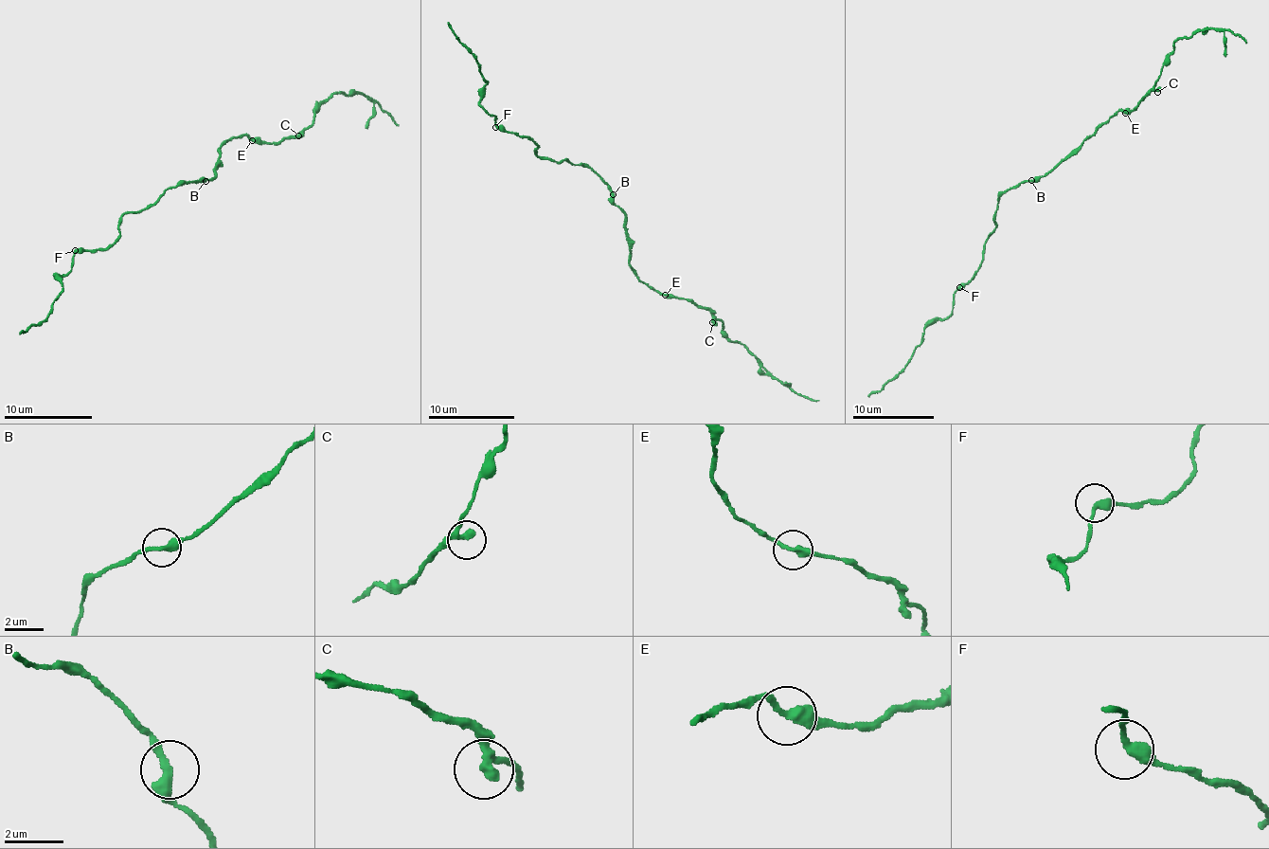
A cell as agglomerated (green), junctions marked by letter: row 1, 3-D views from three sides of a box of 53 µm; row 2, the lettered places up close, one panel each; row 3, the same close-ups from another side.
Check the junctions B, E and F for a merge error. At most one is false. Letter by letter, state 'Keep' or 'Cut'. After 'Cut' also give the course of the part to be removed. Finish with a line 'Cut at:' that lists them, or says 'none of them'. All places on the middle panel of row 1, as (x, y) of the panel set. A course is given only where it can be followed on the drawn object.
B: Keep
E: Cut. Course of the part to remove: (665, 296), (692, 298), (699, 307), (707, 308), (722, 323), (729, 339), (745, 345), (777, 379), (818, 400)
F: Keep
Cut at: E

